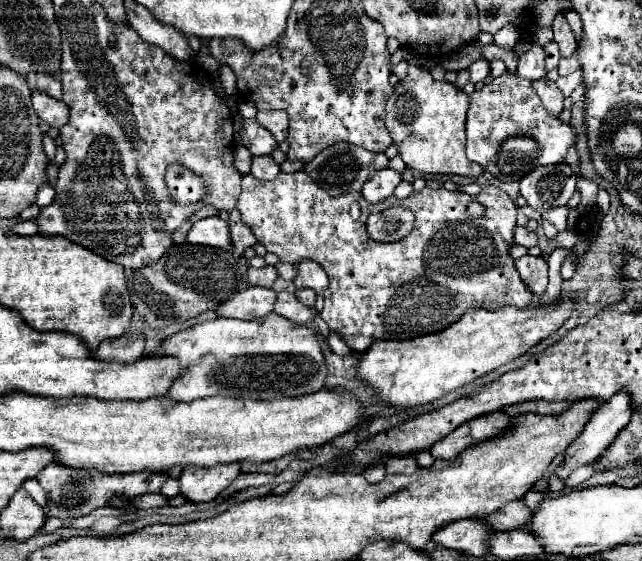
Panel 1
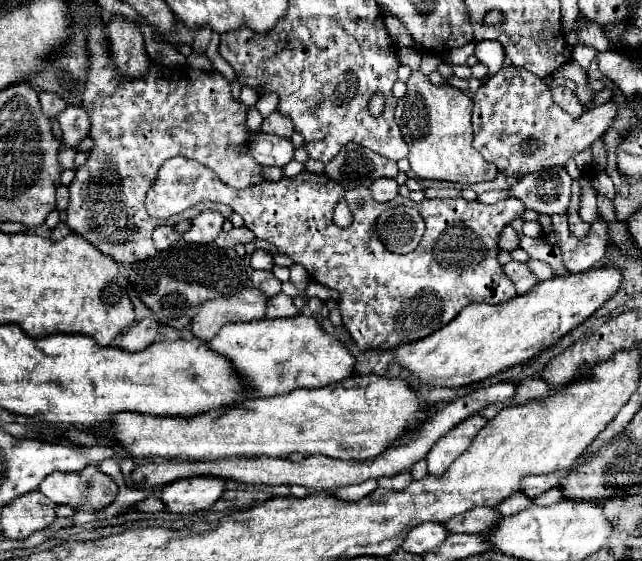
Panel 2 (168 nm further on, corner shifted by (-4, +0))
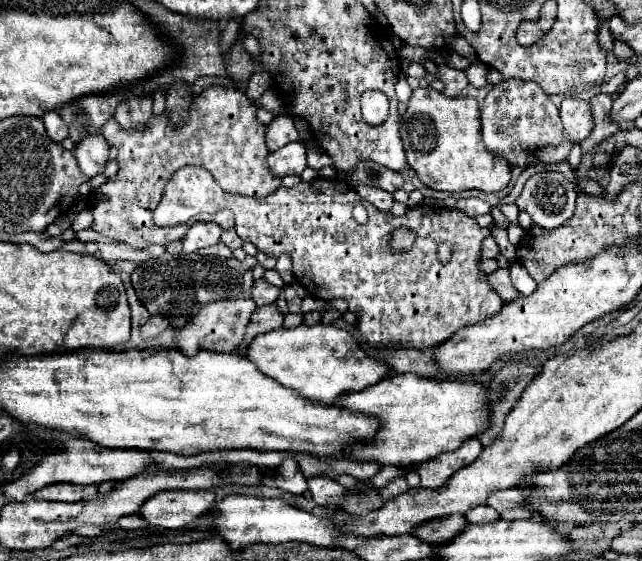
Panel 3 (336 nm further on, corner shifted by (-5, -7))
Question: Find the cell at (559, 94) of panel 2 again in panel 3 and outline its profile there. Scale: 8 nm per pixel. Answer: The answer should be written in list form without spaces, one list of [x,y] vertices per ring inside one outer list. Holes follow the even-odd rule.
[[[566,97],[560,103],[560,119],[564,125],[564,133],[574,143],[580,143],[582,139],[586,139],[594,127],[588,101],[582,101],[576,97]]]

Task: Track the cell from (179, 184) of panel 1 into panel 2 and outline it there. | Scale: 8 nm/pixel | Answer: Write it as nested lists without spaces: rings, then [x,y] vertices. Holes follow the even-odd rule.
[[[175,156],[175,158],[169,158],[159,168],[157,178],[147,192],[145,208],[147,208],[149,216],[165,220],[165,218],[175,216],[175,214],[179,214],[179,212],[183,212],[199,202],[205,202],[205,200],[223,202],[223,204],[231,206],[245,220],[245,226],[259,240],[267,240],[271,244],[275,244],[281,254],[287,254],[295,264],[301,264],[311,274],[311,278],[315,282],[319,282],[327,288],[339,290],[339,294],[341,294],[339,310],[343,316],[343,326],[351,332],[355,344],[361,350],[391,350],[393,346],[421,340],[421,338],[433,334],[435,330],[443,328],[445,324],[449,324],[461,312],[461,308],[465,308],[467,304],[473,304],[473,302],[501,304],[501,302],[515,298],[515,294],[517,294],[515,286],[505,276],[503,266],[497,260],[497,254],[499,254],[497,240],[499,240],[501,230],[511,220],[519,218],[525,210],[525,206],[515,198],[501,200],[493,206],[487,206],[487,204],[481,204],[477,200],[467,202],[463,198],[437,198],[437,200],[425,198],[419,204],[415,204],[409,198],[397,196],[395,200],[391,200],[387,204],[379,204],[371,198],[369,188],[347,190],[336,180],[327,180],[327,176],[311,174],[311,172],[297,174],[293,178],[283,178],[279,182],[263,182],[257,186],[249,186],[245,190],[235,190],[235,188],[223,184],[219,180],[219,176],[215,176],[215,172],[211,172],[207,166],[203,166],[191,158]],[[341,198],[347,202],[347,206],[351,208],[351,214],[353,214],[353,222],[347,228],[337,228],[333,224],[333,210]],[[357,198],[365,200],[363,208],[357,208]],[[399,204],[417,208],[427,224],[427,230],[425,230],[421,244],[411,254],[393,254],[393,252],[385,250],[381,240],[377,240],[377,234],[373,228],[379,214],[381,214],[381,208],[399,206]]]

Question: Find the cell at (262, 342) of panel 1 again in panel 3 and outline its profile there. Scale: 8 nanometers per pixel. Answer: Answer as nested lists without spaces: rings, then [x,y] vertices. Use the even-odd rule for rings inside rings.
[[[298,325],[294,329],[280,327],[264,335],[256,335],[248,345],[246,357],[258,365],[258,369],[276,379],[282,387],[300,393],[300,397],[314,403],[334,405],[334,399],[342,393],[362,391],[380,379],[388,377],[390,369],[370,359],[356,343],[356,339],[334,325]]]

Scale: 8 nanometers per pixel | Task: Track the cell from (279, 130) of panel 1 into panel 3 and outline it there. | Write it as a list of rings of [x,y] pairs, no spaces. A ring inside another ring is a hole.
[[[278,115],[268,127],[266,127],[266,145],[270,151],[276,151],[292,141],[300,141],[298,131],[294,127],[294,119],[290,115]]]

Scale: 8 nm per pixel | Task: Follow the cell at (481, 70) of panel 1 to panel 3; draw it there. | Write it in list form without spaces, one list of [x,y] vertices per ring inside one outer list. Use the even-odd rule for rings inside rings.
[[[474,61],[474,63],[466,69],[466,75],[468,75],[470,85],[472,85],[472,87],[486,87],[486,85],[488,85],[488,79],[486,79],[488,69],[490,69],[488,65],[484,65],[484,63],[480,63],[480,61]]]

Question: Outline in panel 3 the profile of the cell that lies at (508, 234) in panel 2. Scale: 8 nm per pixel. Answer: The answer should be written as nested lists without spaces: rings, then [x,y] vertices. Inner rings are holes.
[[[494,237],[484,239],[484,243],[482,243],[482,255],[484,255],[484,259],[488,259],[488,257],[498,257],[498,255],[500,255],[500,247],[498,247],[498,243],[496,243]]]

